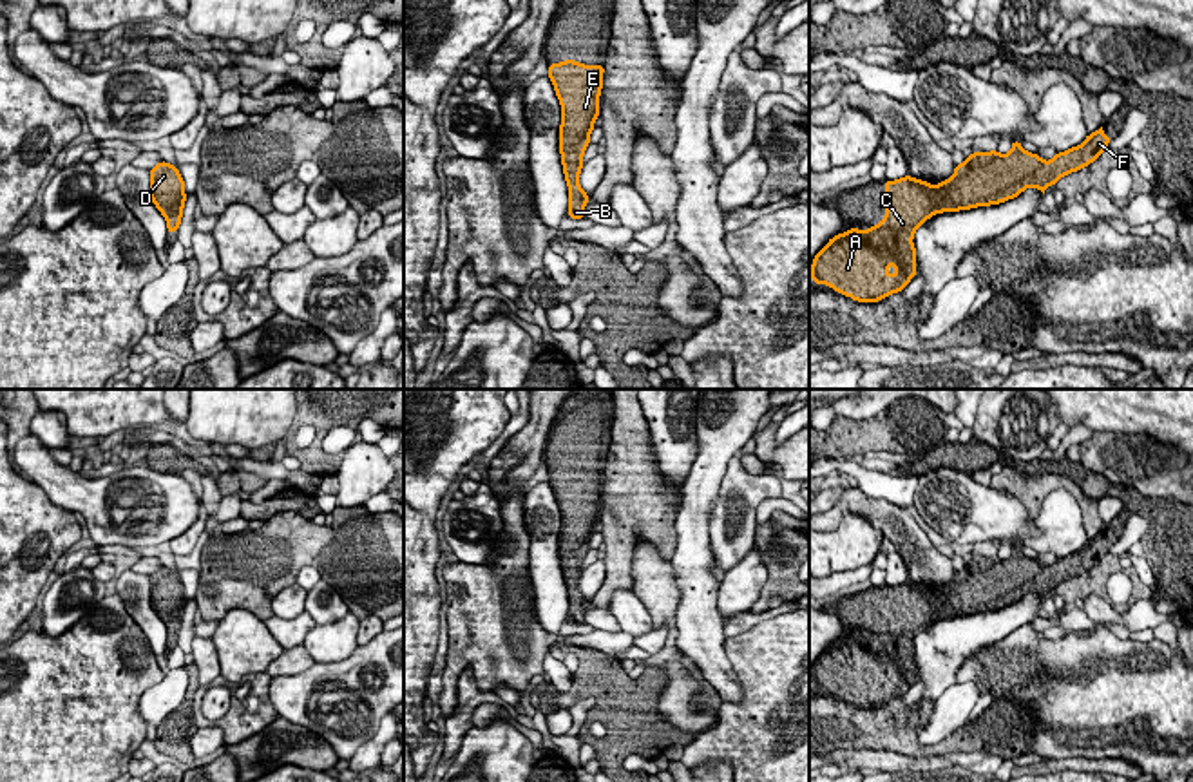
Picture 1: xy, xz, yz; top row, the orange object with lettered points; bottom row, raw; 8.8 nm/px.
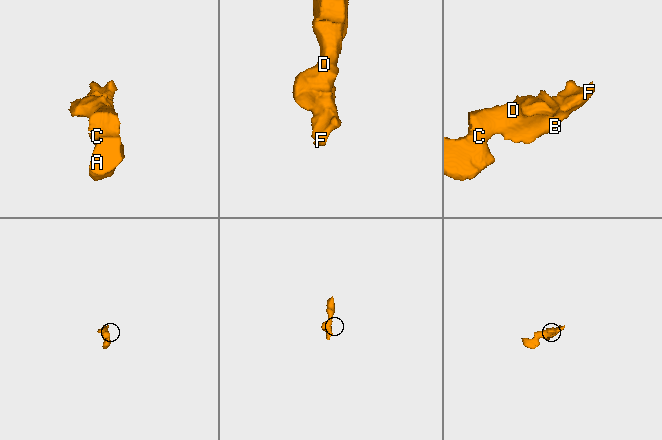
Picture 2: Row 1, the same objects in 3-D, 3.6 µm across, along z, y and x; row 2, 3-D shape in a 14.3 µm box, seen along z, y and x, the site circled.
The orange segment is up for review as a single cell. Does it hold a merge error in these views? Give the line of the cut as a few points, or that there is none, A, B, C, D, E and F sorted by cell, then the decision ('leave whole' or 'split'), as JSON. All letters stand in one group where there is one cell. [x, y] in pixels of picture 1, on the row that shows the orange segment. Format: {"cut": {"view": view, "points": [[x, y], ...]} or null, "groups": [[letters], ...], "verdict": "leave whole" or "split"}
{"cut": null, "groups": [["A", "B", "C", "D", "E", "F"]], "verdict": "leave whole"}

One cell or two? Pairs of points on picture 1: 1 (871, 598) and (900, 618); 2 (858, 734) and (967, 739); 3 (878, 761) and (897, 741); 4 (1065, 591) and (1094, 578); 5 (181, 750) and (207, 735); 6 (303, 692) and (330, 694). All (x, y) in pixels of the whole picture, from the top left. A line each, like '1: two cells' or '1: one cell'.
1: one cell
2: one cell
3: two cells
4: one cell
5: two cells
6: one cell

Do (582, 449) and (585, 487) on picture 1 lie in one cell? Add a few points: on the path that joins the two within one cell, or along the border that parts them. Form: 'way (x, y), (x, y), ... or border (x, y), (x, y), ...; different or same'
way (582, 458), (582, 478); same

